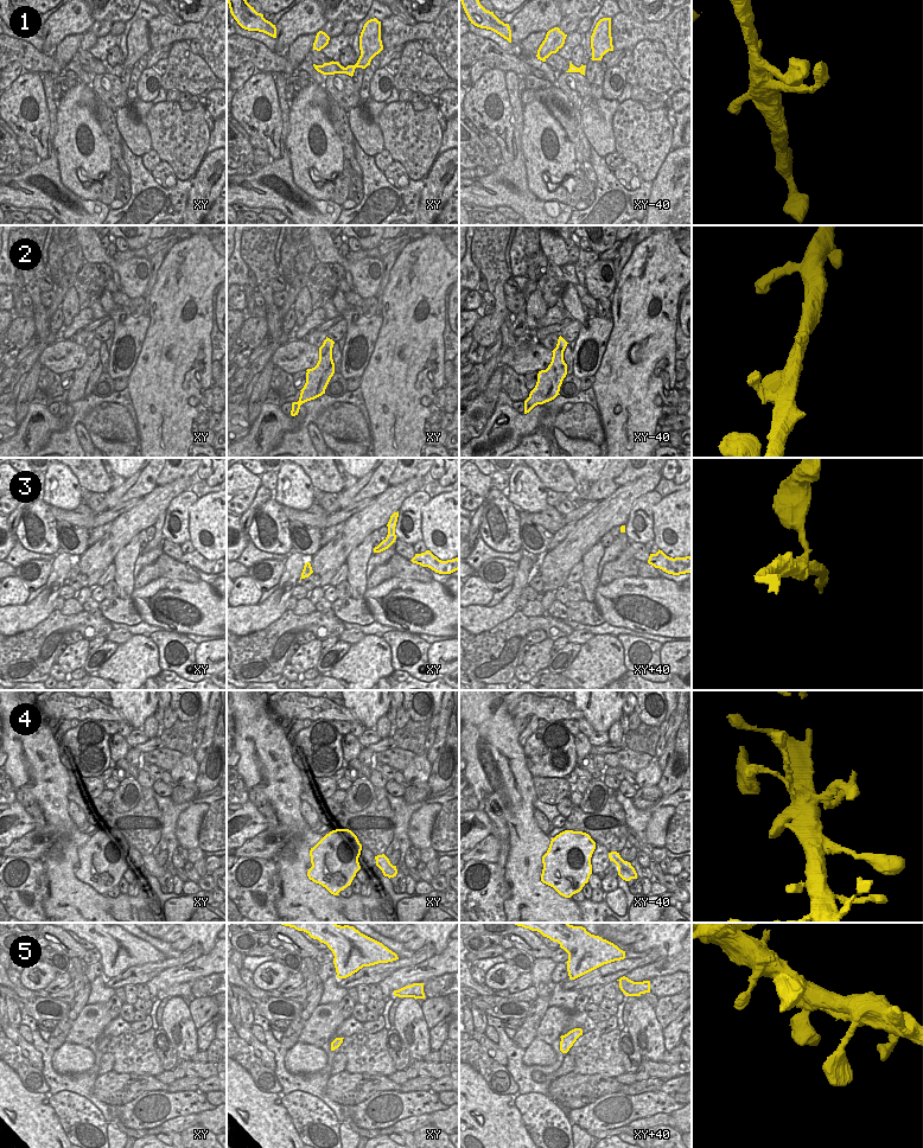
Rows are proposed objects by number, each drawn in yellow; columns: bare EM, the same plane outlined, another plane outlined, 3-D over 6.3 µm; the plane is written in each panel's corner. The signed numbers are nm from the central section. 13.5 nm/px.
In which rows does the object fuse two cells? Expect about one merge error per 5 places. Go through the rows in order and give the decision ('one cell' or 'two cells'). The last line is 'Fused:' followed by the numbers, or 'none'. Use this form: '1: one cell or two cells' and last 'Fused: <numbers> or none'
1: one cell
2: one cell
3: one cell
4: one cell
5: one cell
Fused: none

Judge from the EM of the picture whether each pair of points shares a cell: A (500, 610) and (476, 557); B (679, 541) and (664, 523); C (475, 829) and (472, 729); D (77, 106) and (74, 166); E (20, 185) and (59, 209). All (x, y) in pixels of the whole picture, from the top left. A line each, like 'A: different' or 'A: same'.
A: different
B: same
C: different
D: same
E: same

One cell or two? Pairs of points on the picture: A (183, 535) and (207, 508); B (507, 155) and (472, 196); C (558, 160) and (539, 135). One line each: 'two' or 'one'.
A: two
B: two
C: one

